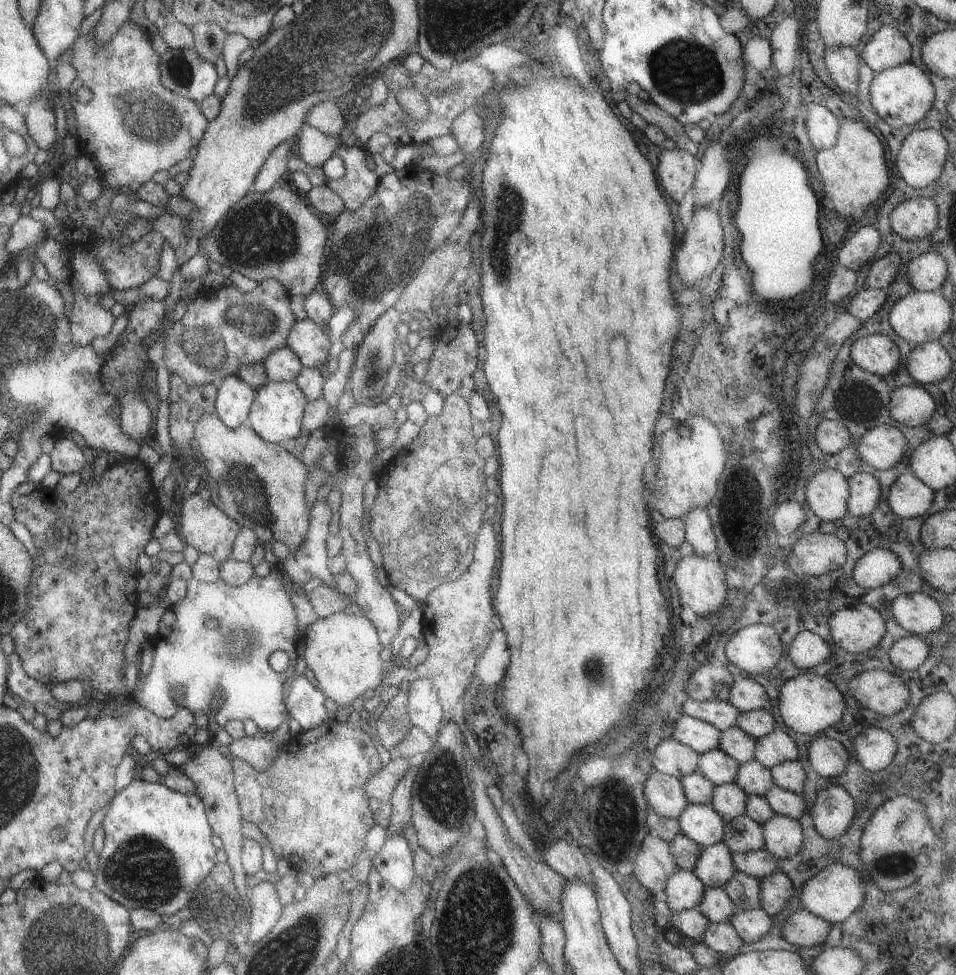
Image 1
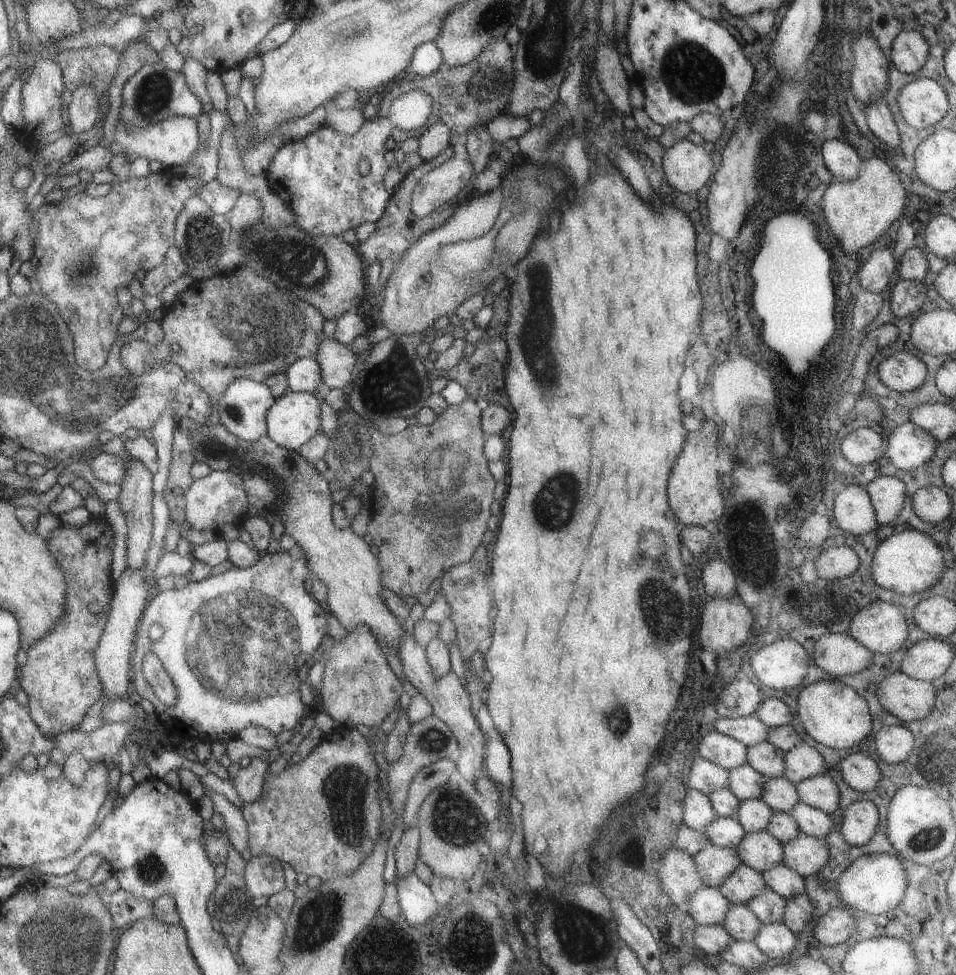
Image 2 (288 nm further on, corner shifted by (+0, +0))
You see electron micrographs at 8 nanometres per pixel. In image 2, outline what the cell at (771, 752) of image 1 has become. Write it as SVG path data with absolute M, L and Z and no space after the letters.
M805 742L799 744L797 748L791 748L789 752L785 752L783 760L785 760L783 778L795 786L807 778L821 776L821 774L829 772L821 754L815 752L815 748L807 746Z

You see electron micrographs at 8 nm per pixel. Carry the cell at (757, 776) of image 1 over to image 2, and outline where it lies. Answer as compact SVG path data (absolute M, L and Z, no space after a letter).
M767 778L765 786L763 786L763 794L761 800L773 810L773 812L781 812L781 814L789 814L801 800L797 796L797 788L795 784L791 784L789 780L781 778Z

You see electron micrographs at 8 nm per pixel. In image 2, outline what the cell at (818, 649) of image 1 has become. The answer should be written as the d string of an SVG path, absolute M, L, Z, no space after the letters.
M827 634L815 640L811 658L815 666L839 680L841 676L855 676L867 670L875 654L849 634Z

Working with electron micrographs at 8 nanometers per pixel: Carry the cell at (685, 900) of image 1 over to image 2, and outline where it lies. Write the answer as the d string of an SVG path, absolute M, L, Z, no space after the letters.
M701 886L683 910L695 920L697 926L721 926L731 910L731 902L717 888Z

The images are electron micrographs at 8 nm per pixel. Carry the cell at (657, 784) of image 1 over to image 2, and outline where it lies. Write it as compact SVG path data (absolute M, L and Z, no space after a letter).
M687 790L685 792L685 800L683 804L683 826L703 832L705 826L713 820L717 820L719 816L713 812L715 808L711 806L707 794L697 792L697 790Z

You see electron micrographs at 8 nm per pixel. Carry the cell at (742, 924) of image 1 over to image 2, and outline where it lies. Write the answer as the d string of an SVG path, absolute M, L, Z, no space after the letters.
M783 922L781 924L763 924L761 930L757 932L753 944L767 956L767 958L783 958L795 950L797 944L797 934L791 932Z

